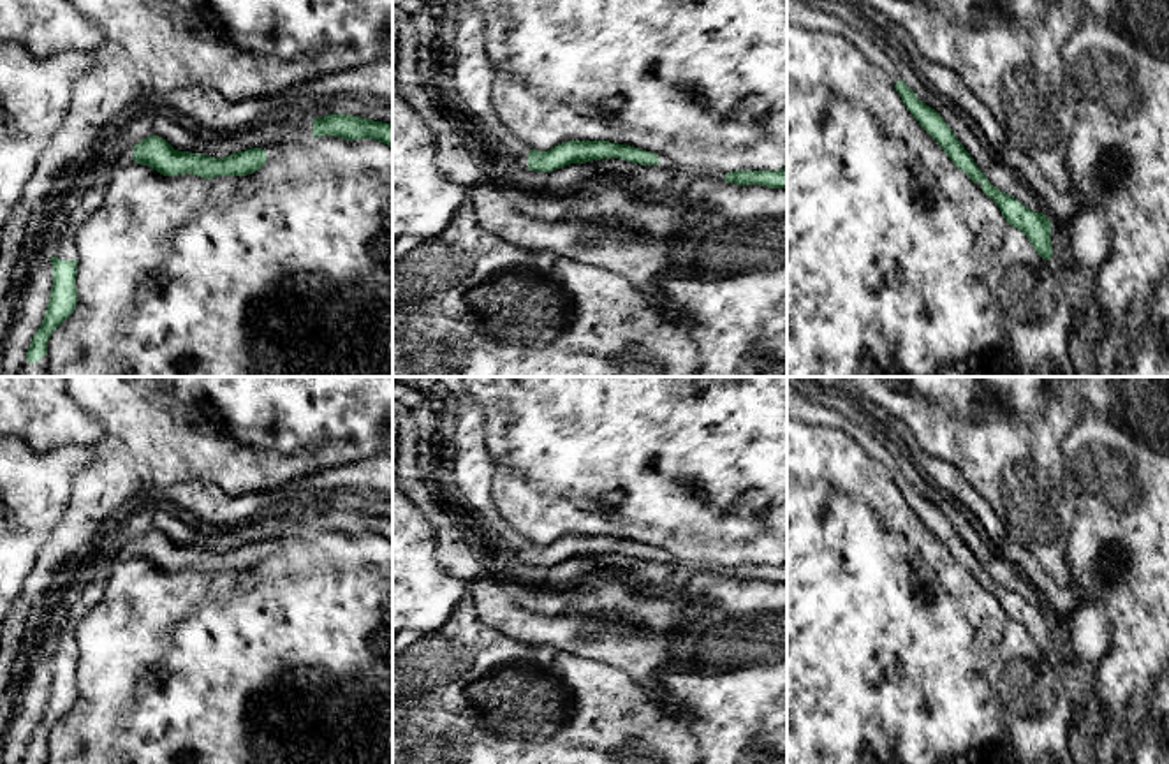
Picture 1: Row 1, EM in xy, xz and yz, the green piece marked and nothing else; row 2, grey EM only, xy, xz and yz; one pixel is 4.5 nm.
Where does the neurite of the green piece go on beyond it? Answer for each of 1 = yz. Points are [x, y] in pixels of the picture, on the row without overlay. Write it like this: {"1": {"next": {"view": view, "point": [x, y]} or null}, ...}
{"1": {"next": null}}

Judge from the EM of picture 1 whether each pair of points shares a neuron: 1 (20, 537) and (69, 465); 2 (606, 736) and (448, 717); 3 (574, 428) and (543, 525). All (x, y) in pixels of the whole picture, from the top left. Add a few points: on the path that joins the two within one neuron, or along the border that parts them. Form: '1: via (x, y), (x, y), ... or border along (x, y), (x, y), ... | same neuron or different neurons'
1: via (20, 520), (20, 514), (51, 483) | same neuron
2: via (567, 743), (495, 741), (486, 736) | same neuron
3: via (574, 453), (574, 467), (543, 500) | same neuron

